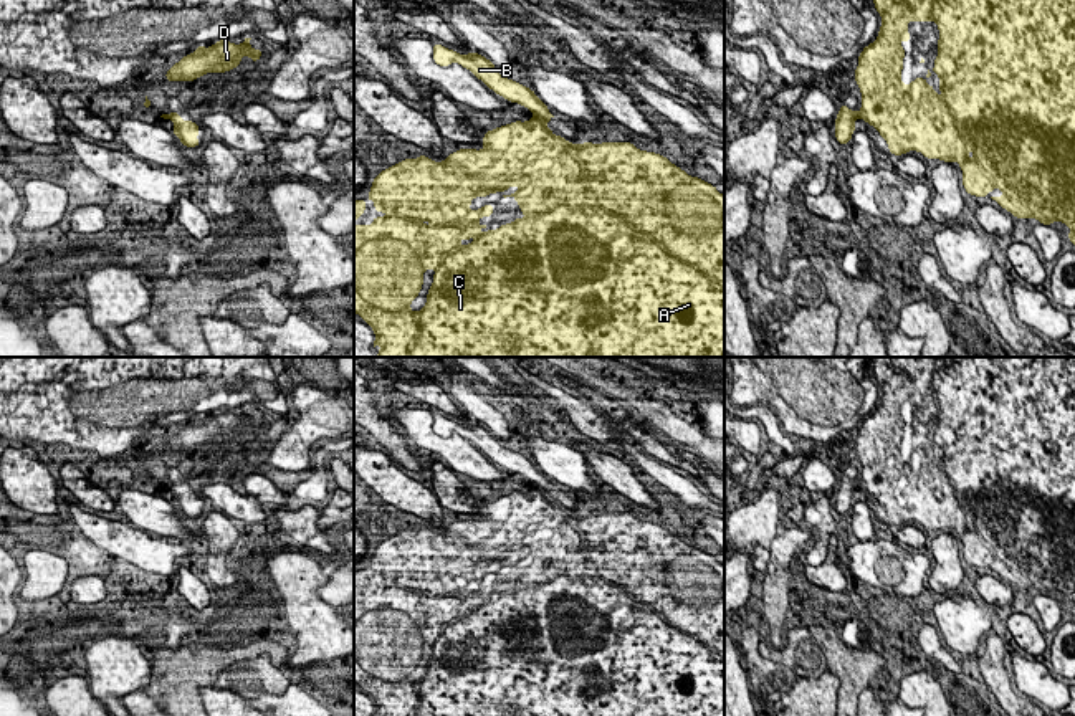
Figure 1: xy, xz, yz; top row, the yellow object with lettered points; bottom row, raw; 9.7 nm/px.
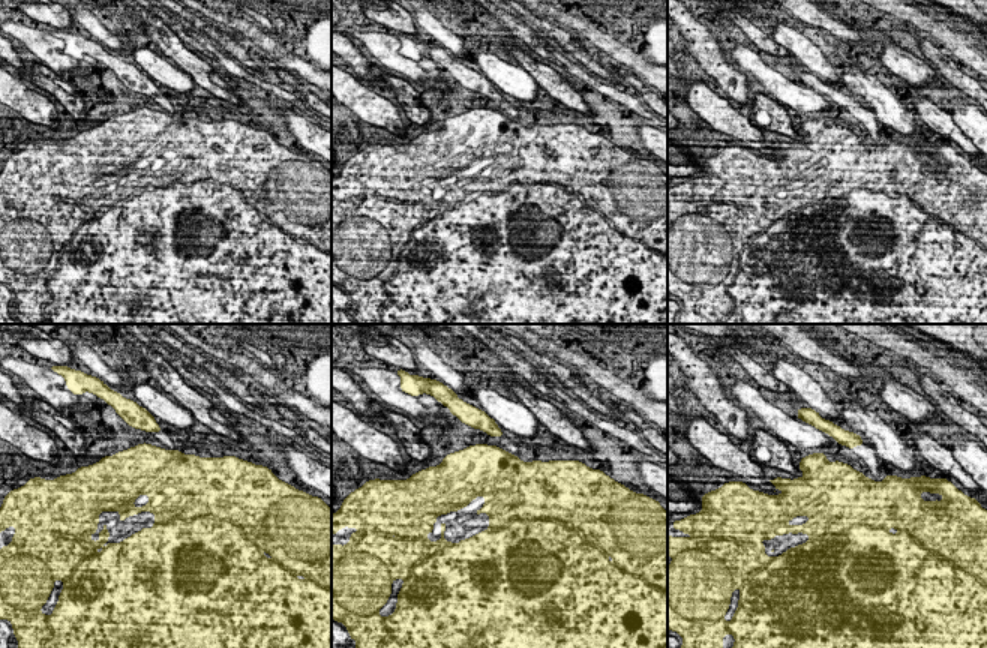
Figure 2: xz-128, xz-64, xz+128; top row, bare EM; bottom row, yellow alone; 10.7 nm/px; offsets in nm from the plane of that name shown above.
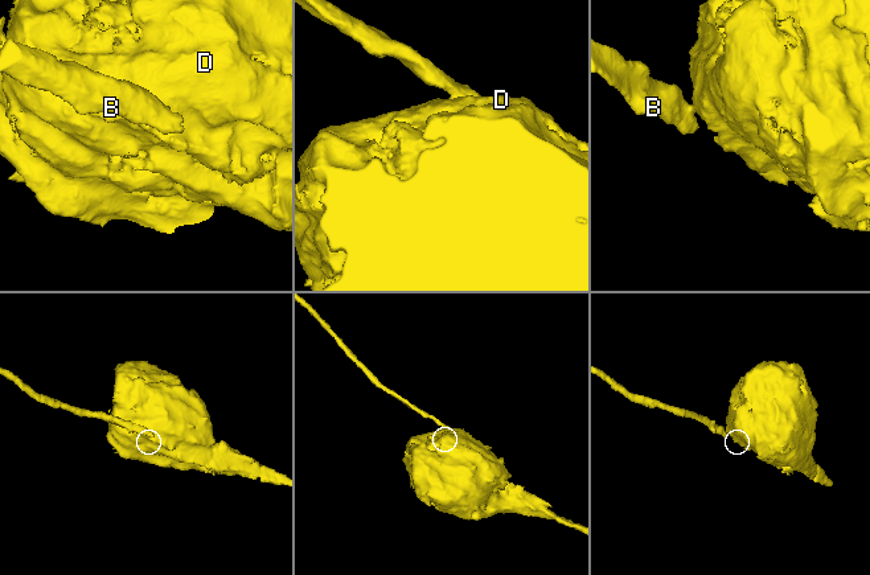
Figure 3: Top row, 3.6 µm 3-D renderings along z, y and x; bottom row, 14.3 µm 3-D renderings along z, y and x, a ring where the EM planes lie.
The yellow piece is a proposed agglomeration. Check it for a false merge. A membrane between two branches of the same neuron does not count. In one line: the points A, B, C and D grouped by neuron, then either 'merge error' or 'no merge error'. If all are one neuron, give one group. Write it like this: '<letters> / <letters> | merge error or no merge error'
A C D / B | merge error

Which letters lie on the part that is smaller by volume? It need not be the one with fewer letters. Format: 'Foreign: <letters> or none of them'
Foreign: B

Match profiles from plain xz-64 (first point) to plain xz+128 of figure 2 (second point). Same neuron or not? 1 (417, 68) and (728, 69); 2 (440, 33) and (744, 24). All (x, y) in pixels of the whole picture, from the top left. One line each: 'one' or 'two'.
1: two
2: two

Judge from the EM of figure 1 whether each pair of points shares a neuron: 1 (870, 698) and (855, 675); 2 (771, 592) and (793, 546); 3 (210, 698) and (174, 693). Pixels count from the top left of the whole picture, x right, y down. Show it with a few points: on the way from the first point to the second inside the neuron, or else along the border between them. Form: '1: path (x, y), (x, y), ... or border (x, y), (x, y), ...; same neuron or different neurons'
1: border (869, 687), (857, 698); different neurons
2: path (776, 581), (781, 558); same neuron
3: border (215, 687), (204, 687), (199, 696); different neurons

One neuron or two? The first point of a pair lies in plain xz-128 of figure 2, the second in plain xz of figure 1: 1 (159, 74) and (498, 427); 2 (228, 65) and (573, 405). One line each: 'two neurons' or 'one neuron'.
1: two neurons
2: two neurons

